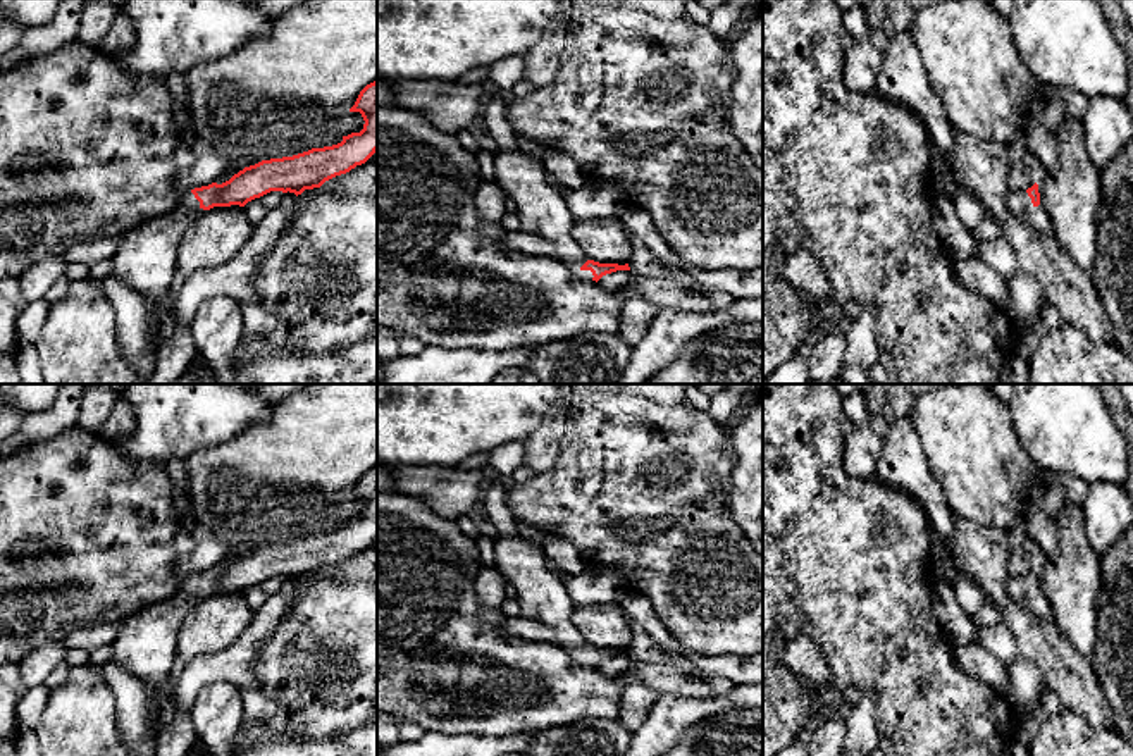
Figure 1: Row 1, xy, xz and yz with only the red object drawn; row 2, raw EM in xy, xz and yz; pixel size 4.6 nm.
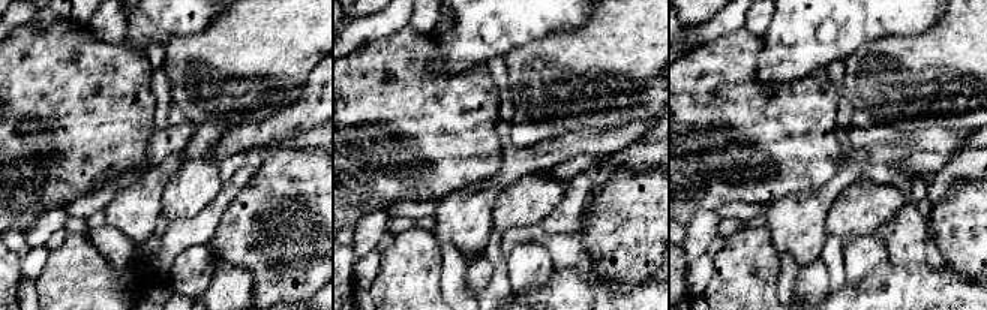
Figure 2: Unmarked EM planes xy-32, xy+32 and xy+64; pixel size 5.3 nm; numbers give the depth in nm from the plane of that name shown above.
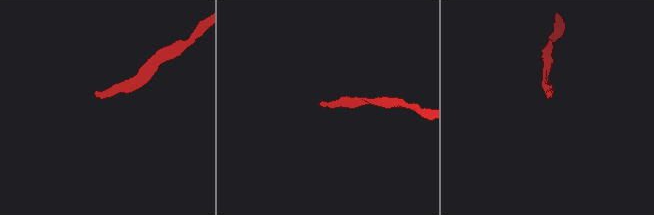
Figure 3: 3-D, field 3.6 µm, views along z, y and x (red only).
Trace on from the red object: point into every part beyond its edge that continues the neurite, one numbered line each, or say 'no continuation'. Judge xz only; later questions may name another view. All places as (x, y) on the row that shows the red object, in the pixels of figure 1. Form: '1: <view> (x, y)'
1: xz (539, 204)

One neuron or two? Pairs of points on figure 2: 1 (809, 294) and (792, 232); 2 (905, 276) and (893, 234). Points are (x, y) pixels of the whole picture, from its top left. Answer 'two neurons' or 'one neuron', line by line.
1: two neurons
2: two neurons

